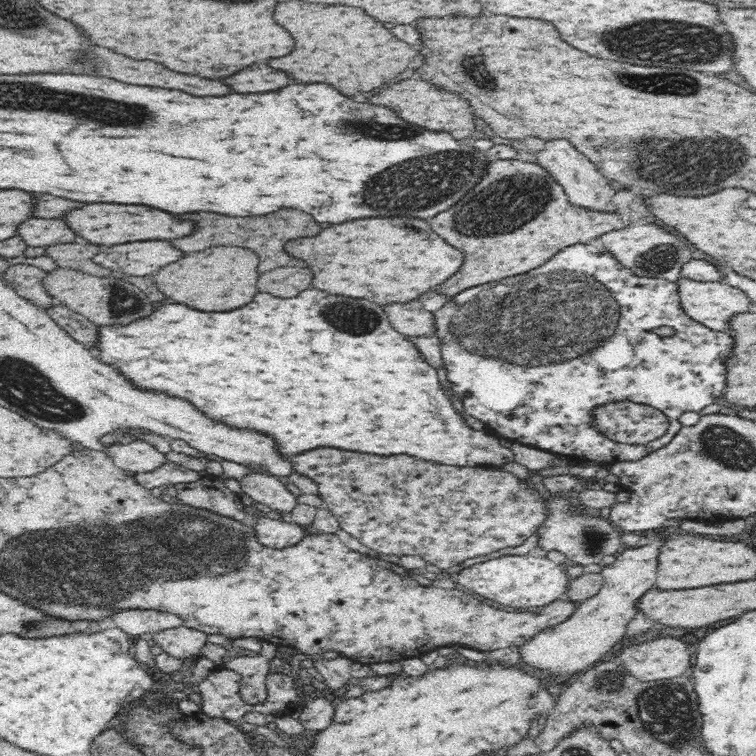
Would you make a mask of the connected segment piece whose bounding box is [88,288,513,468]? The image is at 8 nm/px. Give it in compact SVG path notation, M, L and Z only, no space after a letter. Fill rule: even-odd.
M316 288L302 290L296 298L274 298L270 294L258 292L254 300L238 310L232 312L200 312L192 310L182 304L164 304L158 310L154 310L146 318L136 318L130 324L106 324L96 325L98 328L98 340L92 348L94 358L106 366L116 368L132 386L144 392L152 394L166 394L170 398L180 398L190 402L198 412L202 412L208 420L218 422L222 426L228 426L232 430L252 430L258 434L264 434L274 440L278 454L284 458L296 456L314 448L340 448L350 452L364 452L364 454L376 454L376 456L392 456L392 454L410 454L422 460L434 460L450 466L478 466L488 464L490 468L499 468L503 463L512 461L512 451L509 445L503 444L499 438L484 434L480 430L472 430L464 424L464 420L456 414L446 394L440 390L438 374L426 366L418 354L418 350L404 340L402 334L394 332L386 314L382 312L382 306L360 300L360 298L346 298L346 296L332 296Z

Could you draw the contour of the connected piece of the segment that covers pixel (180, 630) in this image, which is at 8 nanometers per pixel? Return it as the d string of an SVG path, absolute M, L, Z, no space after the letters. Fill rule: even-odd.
M181 626L154 634L153 640L164 653L178 660L186 658L190 661L192 656L199 653L202 646L206 644L206 636L204 632Z

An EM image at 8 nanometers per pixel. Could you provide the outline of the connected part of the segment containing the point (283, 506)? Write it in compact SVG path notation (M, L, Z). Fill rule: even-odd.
M250 474L239 482L241 492L248 494L255 502L266 504L272 512L277 511L280 514L292 512L297 505L297 497L290 493L278 478L264 474Z

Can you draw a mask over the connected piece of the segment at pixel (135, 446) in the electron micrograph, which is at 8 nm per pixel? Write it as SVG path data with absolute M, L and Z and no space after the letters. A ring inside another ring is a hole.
M144 440L122 446L111 445L104 450L108 450L108 456L114 458L122 470L132 470L134 473L151 473L168 463L167 454Z

